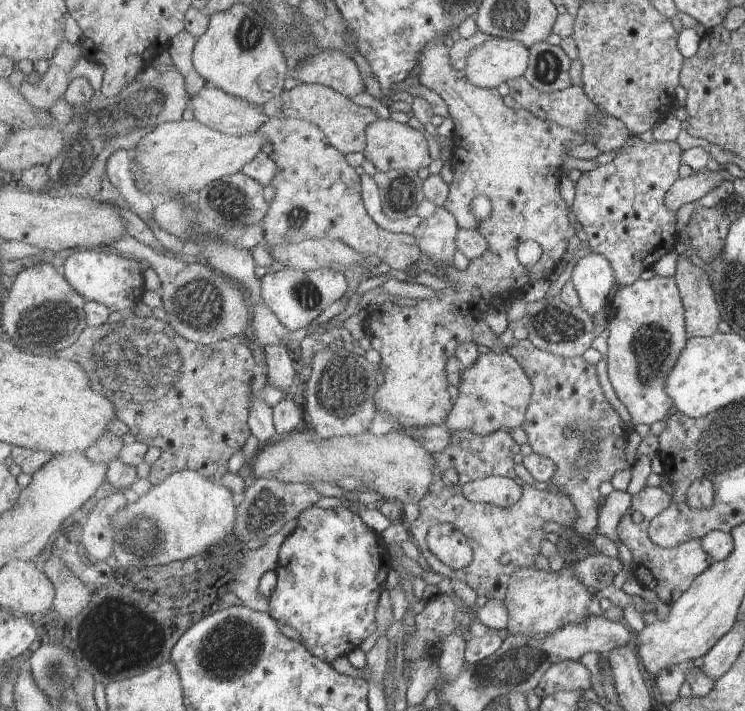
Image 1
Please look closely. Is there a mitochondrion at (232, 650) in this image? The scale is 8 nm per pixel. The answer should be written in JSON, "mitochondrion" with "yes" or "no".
{"mitochondrion":"yes"}

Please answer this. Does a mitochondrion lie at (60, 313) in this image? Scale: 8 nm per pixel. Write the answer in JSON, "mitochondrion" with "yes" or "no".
{"mitochondrion":"yes"}

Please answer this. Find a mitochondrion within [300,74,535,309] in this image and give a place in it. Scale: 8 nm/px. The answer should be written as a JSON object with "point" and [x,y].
{"point":[398,193]}

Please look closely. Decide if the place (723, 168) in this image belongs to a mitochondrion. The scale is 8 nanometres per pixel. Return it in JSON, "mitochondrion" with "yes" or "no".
{"mitochondrion":"no"}

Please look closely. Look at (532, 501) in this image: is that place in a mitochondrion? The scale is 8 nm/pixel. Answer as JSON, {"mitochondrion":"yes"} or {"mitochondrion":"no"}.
{"mitochondrion":"no"}

